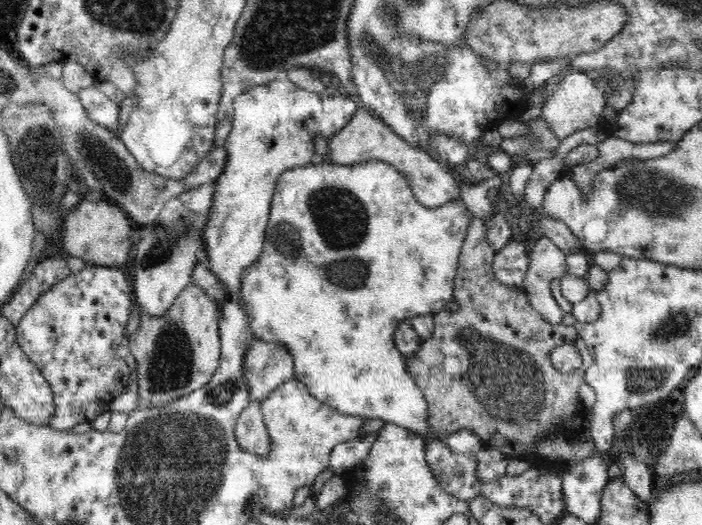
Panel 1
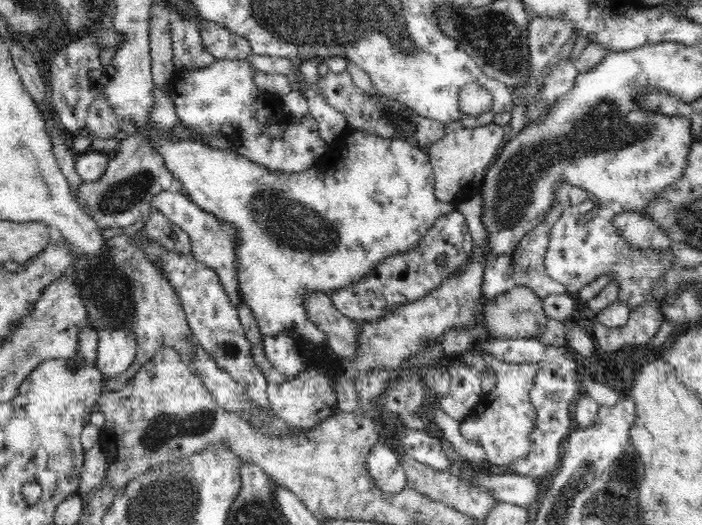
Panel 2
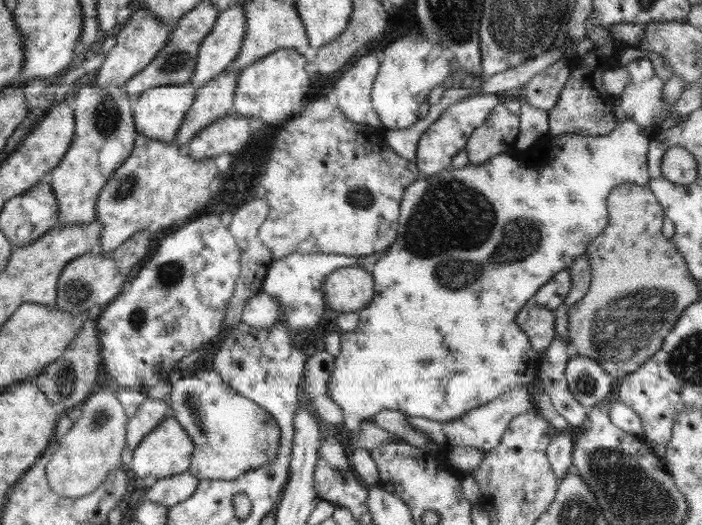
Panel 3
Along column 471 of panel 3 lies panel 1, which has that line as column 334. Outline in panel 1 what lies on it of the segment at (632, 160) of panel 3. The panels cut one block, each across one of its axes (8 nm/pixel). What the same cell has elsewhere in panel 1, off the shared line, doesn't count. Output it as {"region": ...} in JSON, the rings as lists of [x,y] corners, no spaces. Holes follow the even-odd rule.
{"region":[[[372,160],[354,165],[340,165],[315,161],[312,165],[285,171],[277,180],[261,255],[241,276],[240,303],[249,316],[251,331],[256,339],[282,343],[290,351],[293,356],[295,378],[309,388],[316,400],[329,404],[330,408],[340,414],[360,416],[364,419],[380,419],[385,423],[408,428],[419,433],[420,437],[430,437],[433,432],[428,427],[428,401],[416,386],[414,375],[406,369],[405,357],[394,344],[394,330],[398,328],[400,322],[410,320],[414,316],[434,315],[440,312],[453,299],[453,280],[458,268],[458,258],[472,217],[472,213],[468,211],[462,200],[438,208],[426,208],[420,205],[406,178],[387,162]]]}

